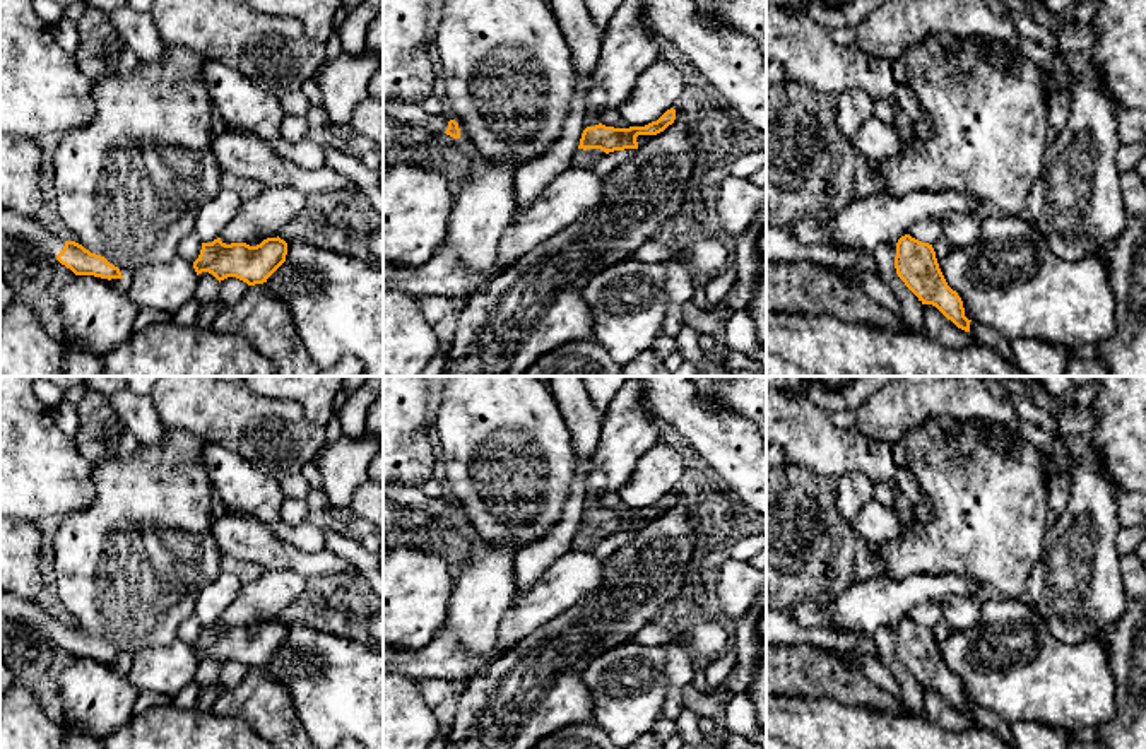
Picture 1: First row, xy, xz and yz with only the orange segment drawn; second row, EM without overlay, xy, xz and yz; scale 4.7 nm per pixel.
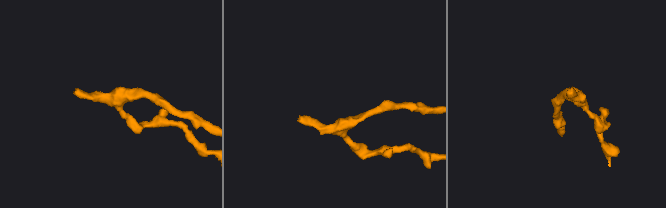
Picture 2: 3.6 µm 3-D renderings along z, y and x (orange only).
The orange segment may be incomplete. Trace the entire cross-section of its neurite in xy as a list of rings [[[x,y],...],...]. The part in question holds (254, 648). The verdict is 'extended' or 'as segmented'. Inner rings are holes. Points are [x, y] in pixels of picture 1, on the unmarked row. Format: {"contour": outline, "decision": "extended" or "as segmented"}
{"contour": [[[221,621],[212,626],[202,626],[193,652],[198,657],[209,655],[219,665],[236,660],[248,669],[263,667],[286,645],[287,626],[277,621],[267,621],[257,629],[246,626],[226,628]]], "decision": "as segmented"}

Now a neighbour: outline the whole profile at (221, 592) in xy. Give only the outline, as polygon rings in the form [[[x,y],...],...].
[[[219,573],[198,595],[193,616],[202,626],[212,626],[236,600],[243,587],[238,575]]]

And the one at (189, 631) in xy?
[[[190,616],[180,624],[176,638],[186,643],[188,646],[193,646],[198,641],[200,633],[202,633],[200,621],[195,616]]]

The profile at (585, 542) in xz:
[[[578,532],[571,540],[570,551],[592,552],[592,549],[602,544],[607,537],[600,532]]]

